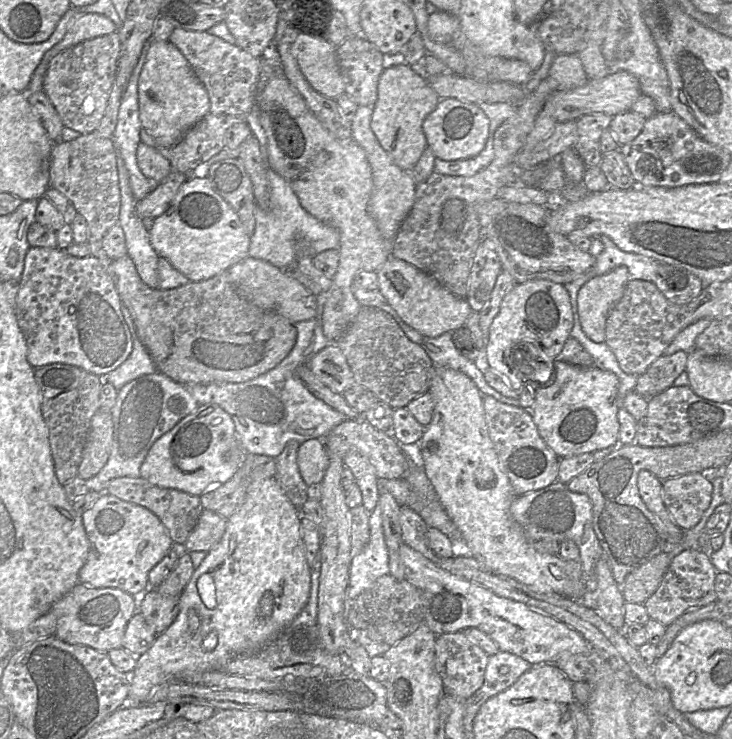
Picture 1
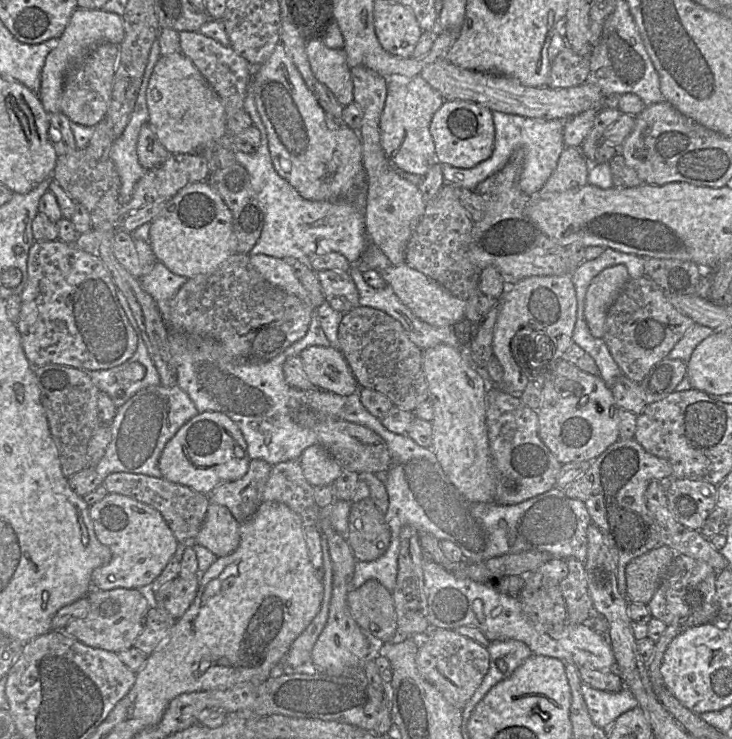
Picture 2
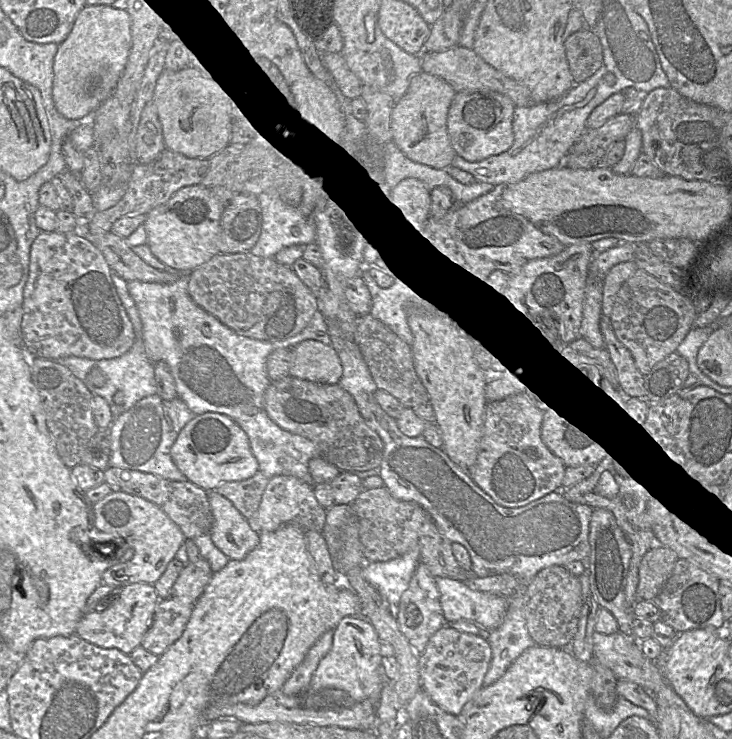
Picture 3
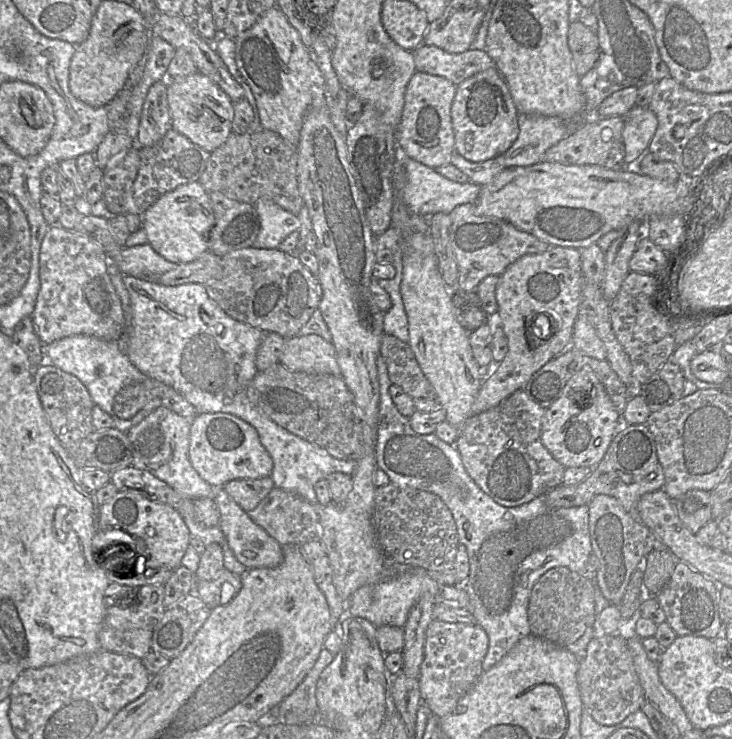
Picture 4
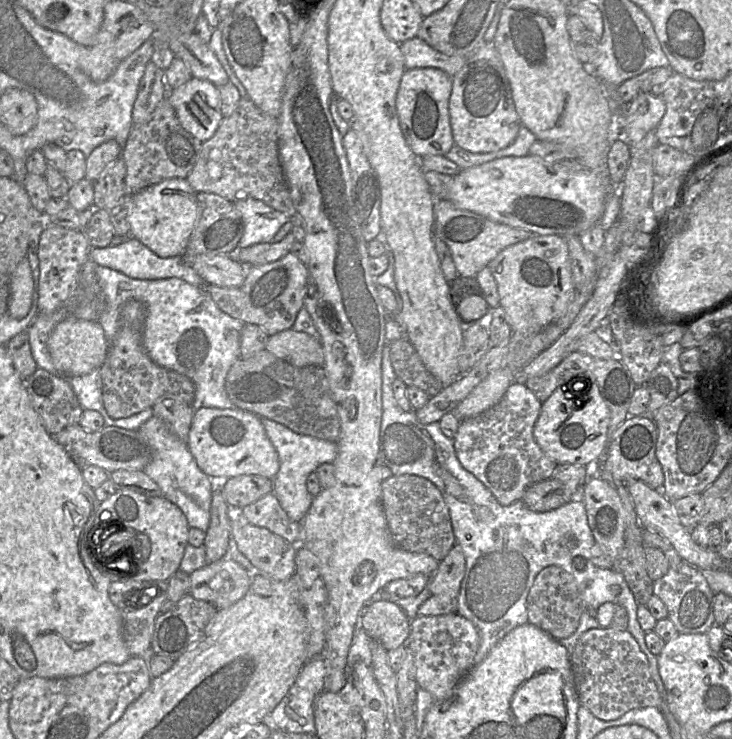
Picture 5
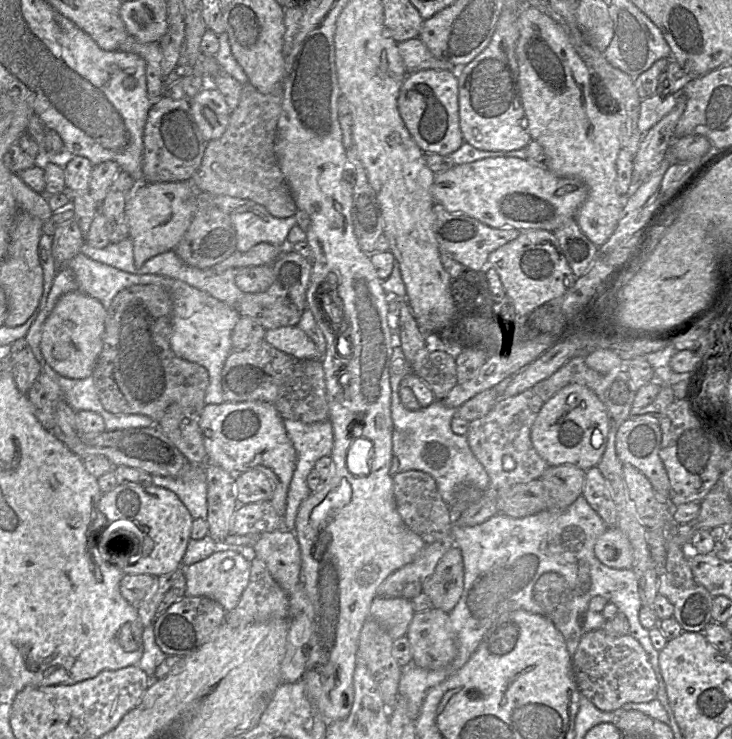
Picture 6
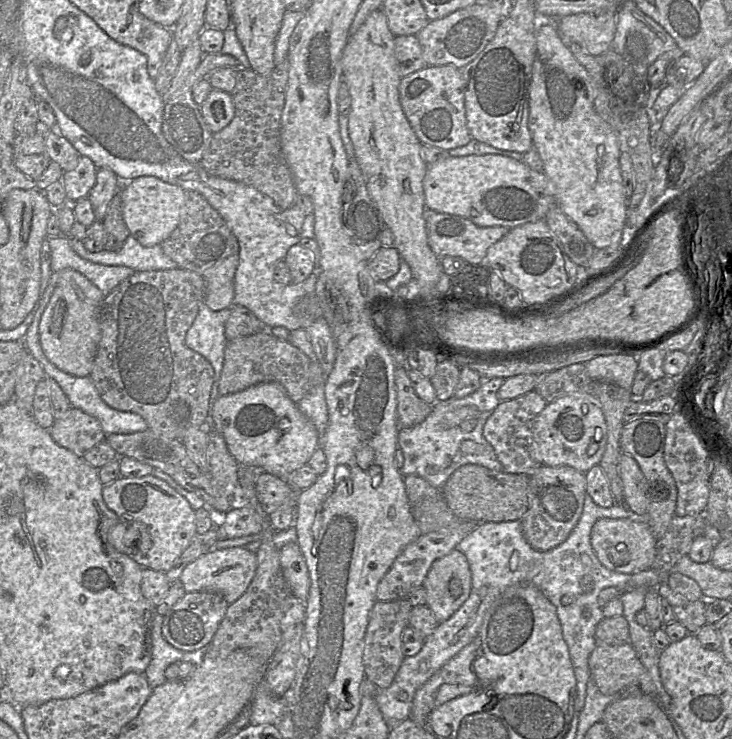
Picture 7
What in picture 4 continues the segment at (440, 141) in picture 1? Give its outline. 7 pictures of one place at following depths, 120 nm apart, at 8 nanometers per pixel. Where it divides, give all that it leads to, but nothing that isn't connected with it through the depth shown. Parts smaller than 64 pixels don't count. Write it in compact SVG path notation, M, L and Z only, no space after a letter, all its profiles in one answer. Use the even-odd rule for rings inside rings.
M496 67L464 80L457 86L451 105L455 152L471 162L483 162L504 153L518 137L518 114L508 85Z

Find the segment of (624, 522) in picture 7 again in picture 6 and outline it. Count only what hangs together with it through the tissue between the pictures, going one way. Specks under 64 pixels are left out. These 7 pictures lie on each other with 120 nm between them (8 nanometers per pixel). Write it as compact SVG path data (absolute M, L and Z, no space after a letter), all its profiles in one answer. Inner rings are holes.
M618 527L608 529L598 537L594 552L604 565L616 569L631 569L633 548L626 534Z

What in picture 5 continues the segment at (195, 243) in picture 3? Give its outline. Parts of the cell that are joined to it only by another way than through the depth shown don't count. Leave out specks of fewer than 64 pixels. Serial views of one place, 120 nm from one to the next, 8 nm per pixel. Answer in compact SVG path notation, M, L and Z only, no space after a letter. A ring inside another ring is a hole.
M169 178L134 194L129 202L130 235L161 258L182 256L199 217L197 192L185 178Z

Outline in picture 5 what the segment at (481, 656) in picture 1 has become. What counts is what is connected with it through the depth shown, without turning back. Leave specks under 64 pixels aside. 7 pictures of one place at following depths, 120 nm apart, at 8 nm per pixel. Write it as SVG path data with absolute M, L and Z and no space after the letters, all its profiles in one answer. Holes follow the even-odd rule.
M457 612L438 616L419 616L411 620L407 639L416 669L418 688L429 692L433 702L448 699L462 677L474 665L480 635L472 622Z

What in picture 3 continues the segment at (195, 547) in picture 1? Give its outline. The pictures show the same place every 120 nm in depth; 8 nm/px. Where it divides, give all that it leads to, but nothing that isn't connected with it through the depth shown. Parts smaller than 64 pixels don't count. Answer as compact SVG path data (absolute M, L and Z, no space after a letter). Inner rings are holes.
M215 490L208 492L208 500L213 515L213 524L209 535L214 545L230 560L242 560L259 544L259 533L251 528L248 520L235 508L231 501Z

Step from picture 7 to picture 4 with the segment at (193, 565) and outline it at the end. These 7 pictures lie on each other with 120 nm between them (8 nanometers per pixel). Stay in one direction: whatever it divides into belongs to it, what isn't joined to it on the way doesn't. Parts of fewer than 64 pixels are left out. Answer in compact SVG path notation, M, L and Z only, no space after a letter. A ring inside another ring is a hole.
M223 568L214 580L195 579L194 593L207 607L213 609L228 604L240 591L241 586L240 576Z

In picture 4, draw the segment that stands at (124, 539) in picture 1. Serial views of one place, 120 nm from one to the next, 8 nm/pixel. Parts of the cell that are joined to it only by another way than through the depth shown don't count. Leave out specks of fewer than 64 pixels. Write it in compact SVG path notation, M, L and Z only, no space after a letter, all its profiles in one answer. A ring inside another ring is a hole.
M118 491L100 505L99 527L119 527L132 537L131 542L122 543L125 565L107 567L110 582L139 588L144 585L162 584L169 580L180 566L189 546L190 531L181 514L173 507L149 500L137 492Z

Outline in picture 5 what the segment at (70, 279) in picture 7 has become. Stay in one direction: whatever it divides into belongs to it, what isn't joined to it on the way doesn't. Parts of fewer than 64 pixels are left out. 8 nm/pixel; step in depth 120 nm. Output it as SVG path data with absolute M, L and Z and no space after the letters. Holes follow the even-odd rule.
M68 316L52 330L47 347L54 366L61 372L80 376L99 369L104 363L110 343L107 341L103 328L98 321Z

